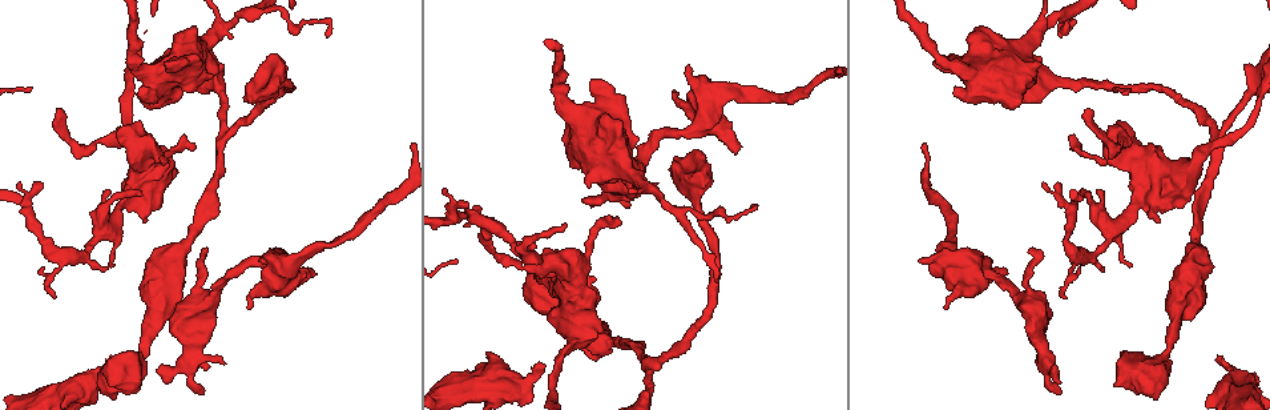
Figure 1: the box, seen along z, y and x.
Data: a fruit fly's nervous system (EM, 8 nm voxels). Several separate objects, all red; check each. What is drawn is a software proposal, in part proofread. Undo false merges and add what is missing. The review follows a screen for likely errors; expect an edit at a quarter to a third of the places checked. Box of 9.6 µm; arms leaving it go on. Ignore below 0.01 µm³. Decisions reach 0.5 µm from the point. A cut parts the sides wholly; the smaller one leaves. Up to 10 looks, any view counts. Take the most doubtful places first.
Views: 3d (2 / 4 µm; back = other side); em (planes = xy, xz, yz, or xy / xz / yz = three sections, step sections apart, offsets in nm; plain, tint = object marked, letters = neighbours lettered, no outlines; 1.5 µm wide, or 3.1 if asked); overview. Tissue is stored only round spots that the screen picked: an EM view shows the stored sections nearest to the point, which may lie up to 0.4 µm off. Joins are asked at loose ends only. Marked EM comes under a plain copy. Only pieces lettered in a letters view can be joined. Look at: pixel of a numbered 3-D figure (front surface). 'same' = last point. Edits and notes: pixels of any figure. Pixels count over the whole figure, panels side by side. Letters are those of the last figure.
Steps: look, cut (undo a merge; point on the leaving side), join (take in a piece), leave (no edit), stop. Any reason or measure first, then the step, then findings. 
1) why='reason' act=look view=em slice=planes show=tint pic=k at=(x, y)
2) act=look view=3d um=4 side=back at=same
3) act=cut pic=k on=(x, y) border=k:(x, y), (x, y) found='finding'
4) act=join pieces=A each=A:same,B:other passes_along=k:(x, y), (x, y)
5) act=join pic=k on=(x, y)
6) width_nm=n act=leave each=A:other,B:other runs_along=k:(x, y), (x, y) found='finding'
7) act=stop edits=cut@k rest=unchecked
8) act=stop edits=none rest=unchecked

why='free end' act=look view=em slice=xy step=4 show=letters pic=1 at=(484, 234)

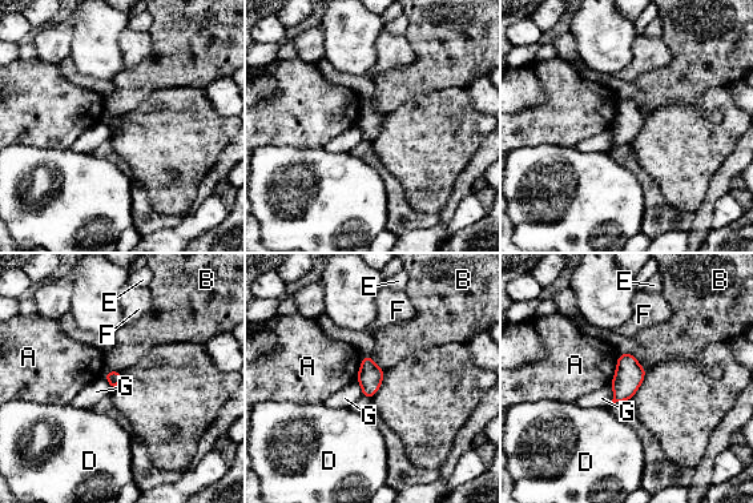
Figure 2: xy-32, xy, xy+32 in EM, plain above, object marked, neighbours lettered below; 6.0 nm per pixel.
act=look view=em slice=planes show=letters at=same

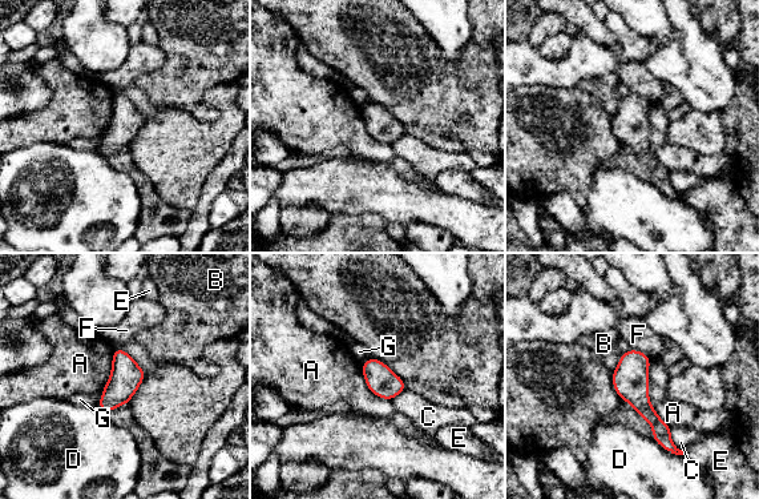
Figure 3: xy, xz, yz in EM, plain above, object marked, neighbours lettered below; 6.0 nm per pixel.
width_nm=180 act=leave each=A:other,B:other,C:other,D:other,E:other,F:other,G:other border=3:(649, 358), (649, 402), (671, 427) found='no lettered piece goes on from it'

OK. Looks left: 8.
why='thick turns thin' act=look view=3d um=4 pic=1 at=(1013, 290)

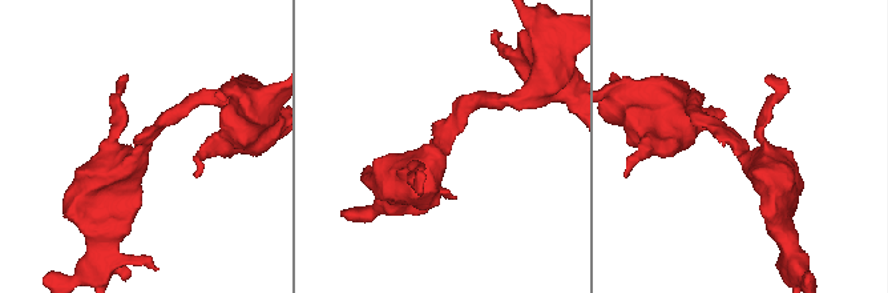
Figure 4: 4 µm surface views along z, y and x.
why='need the tissue' act=look view=em slice=planes show=letters pic=4 at=(741, 147)

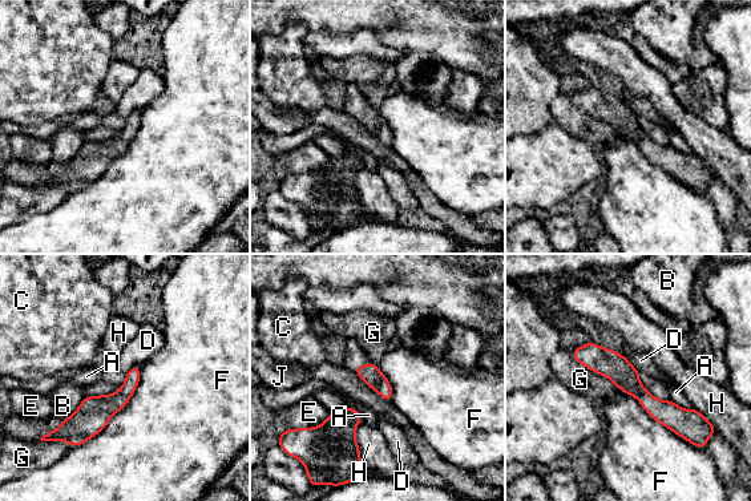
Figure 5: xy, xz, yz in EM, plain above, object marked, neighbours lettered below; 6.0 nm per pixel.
width_nm=120 act=leave each=A:other,B:other,C:other,D:other,E:other,F:other,G:other,H:other,J:other runs_along=5:(576, 352), (701, 423) found='one cell here'

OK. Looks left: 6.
why='calibre changes' act=look view=em slice=planes show=letters pic=1 at=(168, 157)

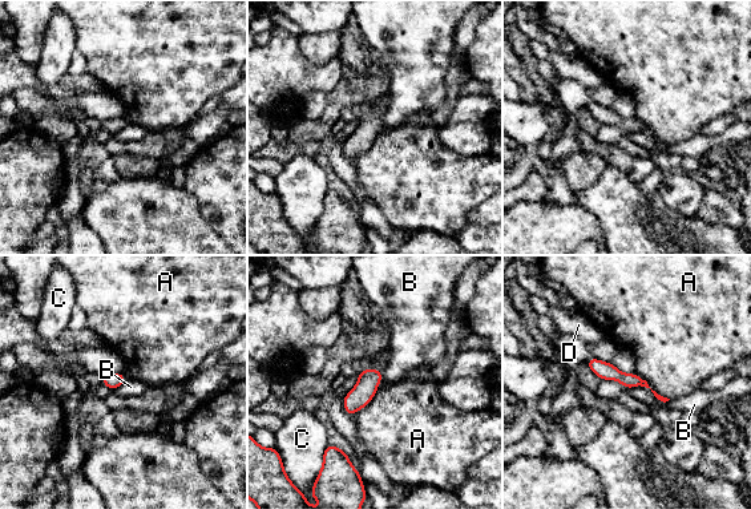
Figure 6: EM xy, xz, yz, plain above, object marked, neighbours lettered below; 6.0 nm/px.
act=leave each=A:other,B:other,C:other,D:other runs_along=6:(590, 363), (628, 380), (640, 382) found='continuous, no second cell'

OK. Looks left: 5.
why='an open end' act=look view=em slice=planes show=letters pic=1 at=(159, 372)

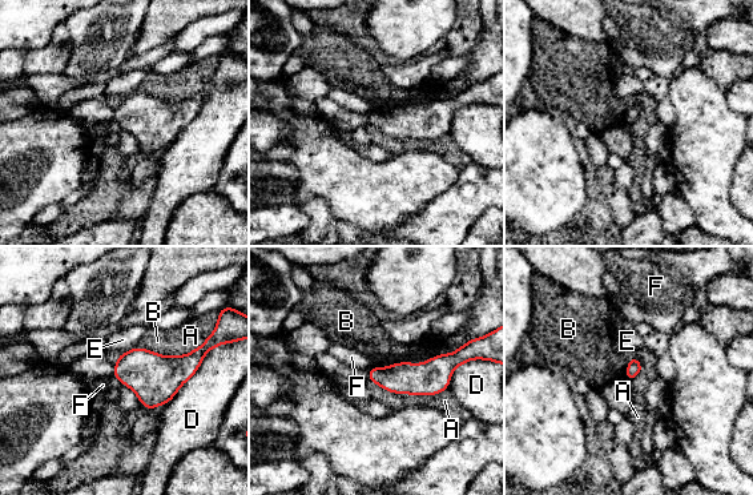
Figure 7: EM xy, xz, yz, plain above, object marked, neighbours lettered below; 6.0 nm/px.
act=leave each=A:other,B:other,D:other,E:other,F:other border=7:(369, 379), (398, 394), (447, 389) found='none of them fits'

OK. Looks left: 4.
act=stop edits=none rest=unchecked

